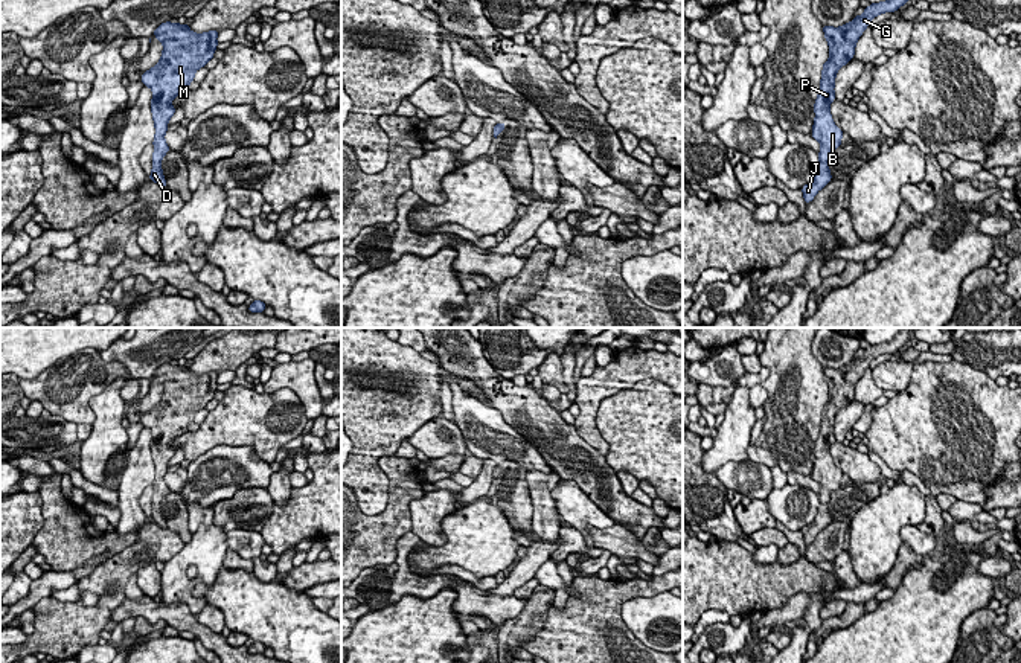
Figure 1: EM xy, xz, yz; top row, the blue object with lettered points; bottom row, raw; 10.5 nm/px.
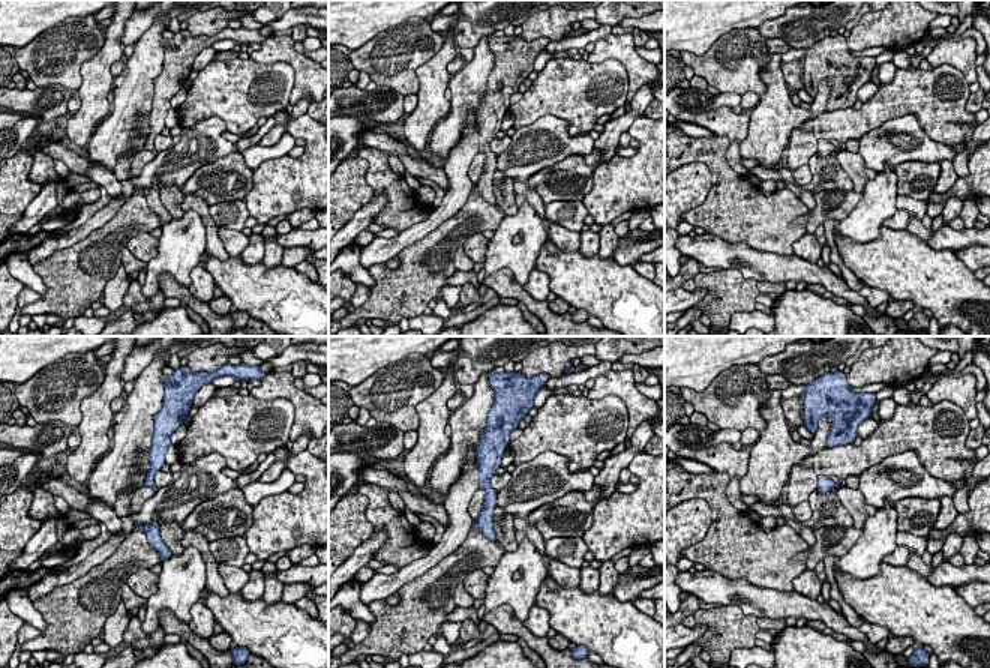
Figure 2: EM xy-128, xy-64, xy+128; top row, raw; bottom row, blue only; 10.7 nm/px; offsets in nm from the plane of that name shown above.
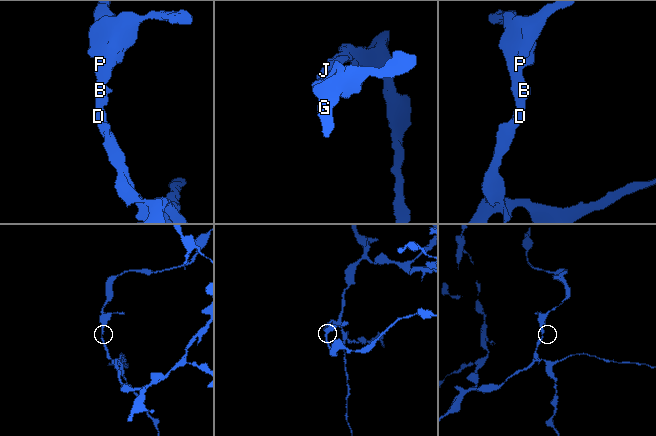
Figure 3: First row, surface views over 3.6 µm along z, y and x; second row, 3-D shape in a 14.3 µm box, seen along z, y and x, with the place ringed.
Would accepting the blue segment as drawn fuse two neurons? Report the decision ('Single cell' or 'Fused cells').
Single cell

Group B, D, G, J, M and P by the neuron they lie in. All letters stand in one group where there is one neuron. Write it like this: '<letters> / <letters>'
B D G J M P

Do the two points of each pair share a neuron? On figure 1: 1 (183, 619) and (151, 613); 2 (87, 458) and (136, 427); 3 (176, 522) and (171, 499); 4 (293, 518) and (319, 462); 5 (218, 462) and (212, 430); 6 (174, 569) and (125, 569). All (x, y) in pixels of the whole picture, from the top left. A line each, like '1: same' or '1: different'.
1: same
2: different
3: same
4: same
5: different
6: different

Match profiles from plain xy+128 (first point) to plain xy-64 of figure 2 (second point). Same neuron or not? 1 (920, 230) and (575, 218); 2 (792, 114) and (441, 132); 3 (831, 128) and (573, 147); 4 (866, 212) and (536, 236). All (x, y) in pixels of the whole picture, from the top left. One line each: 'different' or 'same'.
1: different
2: different
3: different
4: same

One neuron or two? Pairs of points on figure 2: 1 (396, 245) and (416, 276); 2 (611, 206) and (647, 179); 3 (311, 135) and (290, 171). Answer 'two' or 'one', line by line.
1: two
2: one
3: one

